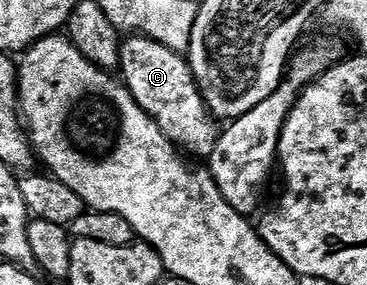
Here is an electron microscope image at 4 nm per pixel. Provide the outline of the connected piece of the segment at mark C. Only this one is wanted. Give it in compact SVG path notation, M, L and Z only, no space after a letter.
M128 35L120 43L118 76L130 95L134 95L134 103L158 123L158 131L162 131L177 149L196 159L206 159L210 151L214 151L218 121L206 107L194 83L185 54L175 53L166 47L166 43L158 43L149 37Z

